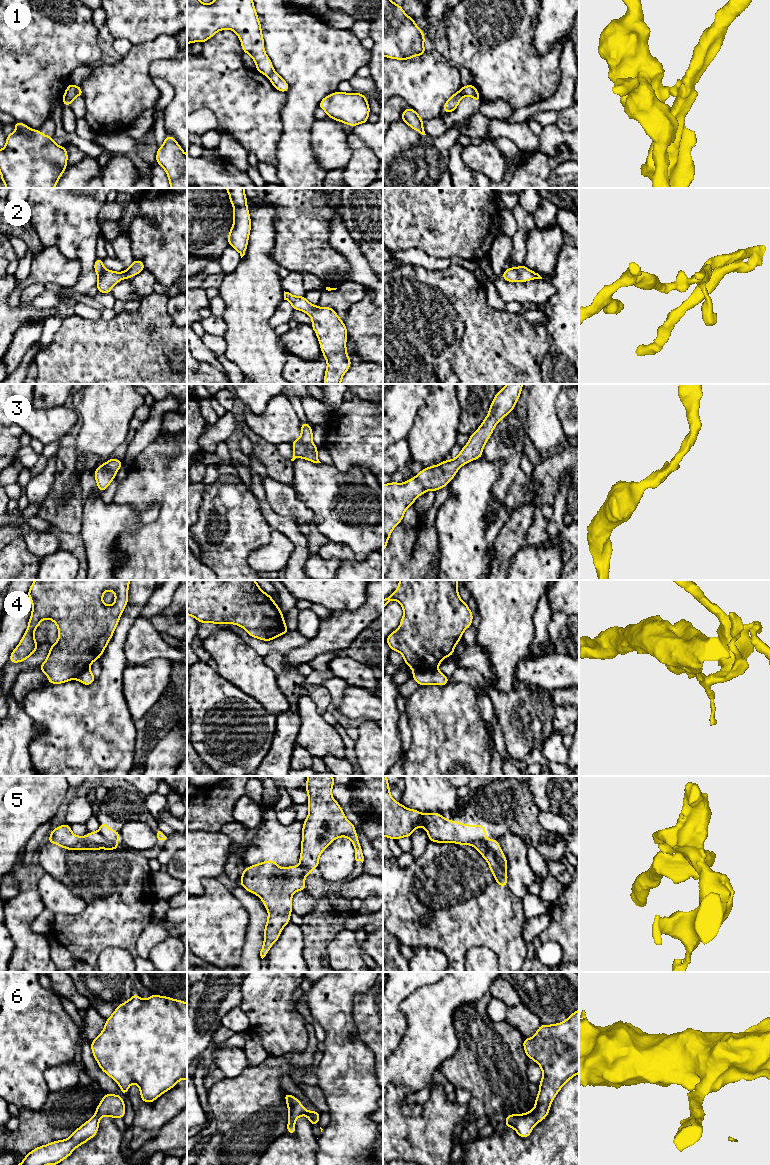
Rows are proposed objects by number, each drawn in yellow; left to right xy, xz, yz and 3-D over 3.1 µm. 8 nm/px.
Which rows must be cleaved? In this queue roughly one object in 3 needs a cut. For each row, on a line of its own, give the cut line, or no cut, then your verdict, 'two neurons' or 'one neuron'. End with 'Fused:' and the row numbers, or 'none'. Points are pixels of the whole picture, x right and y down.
1: cut yz (462, 86), (462, 91), (465, 95); two neurons
2: cut none; one neuron
3: cut none; one neuron
4: cut yz (437, 668), (414, 672); two neurons
5: cut xy (97, 831), (107, 840), (117, 845); two neurons
6: cut none; one neuron
Fused: 1, 4, 5

